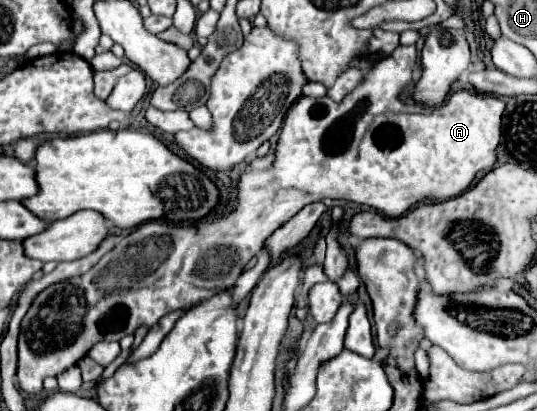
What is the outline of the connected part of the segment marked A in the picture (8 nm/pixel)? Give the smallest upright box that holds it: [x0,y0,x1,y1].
[18,46,504,394]

